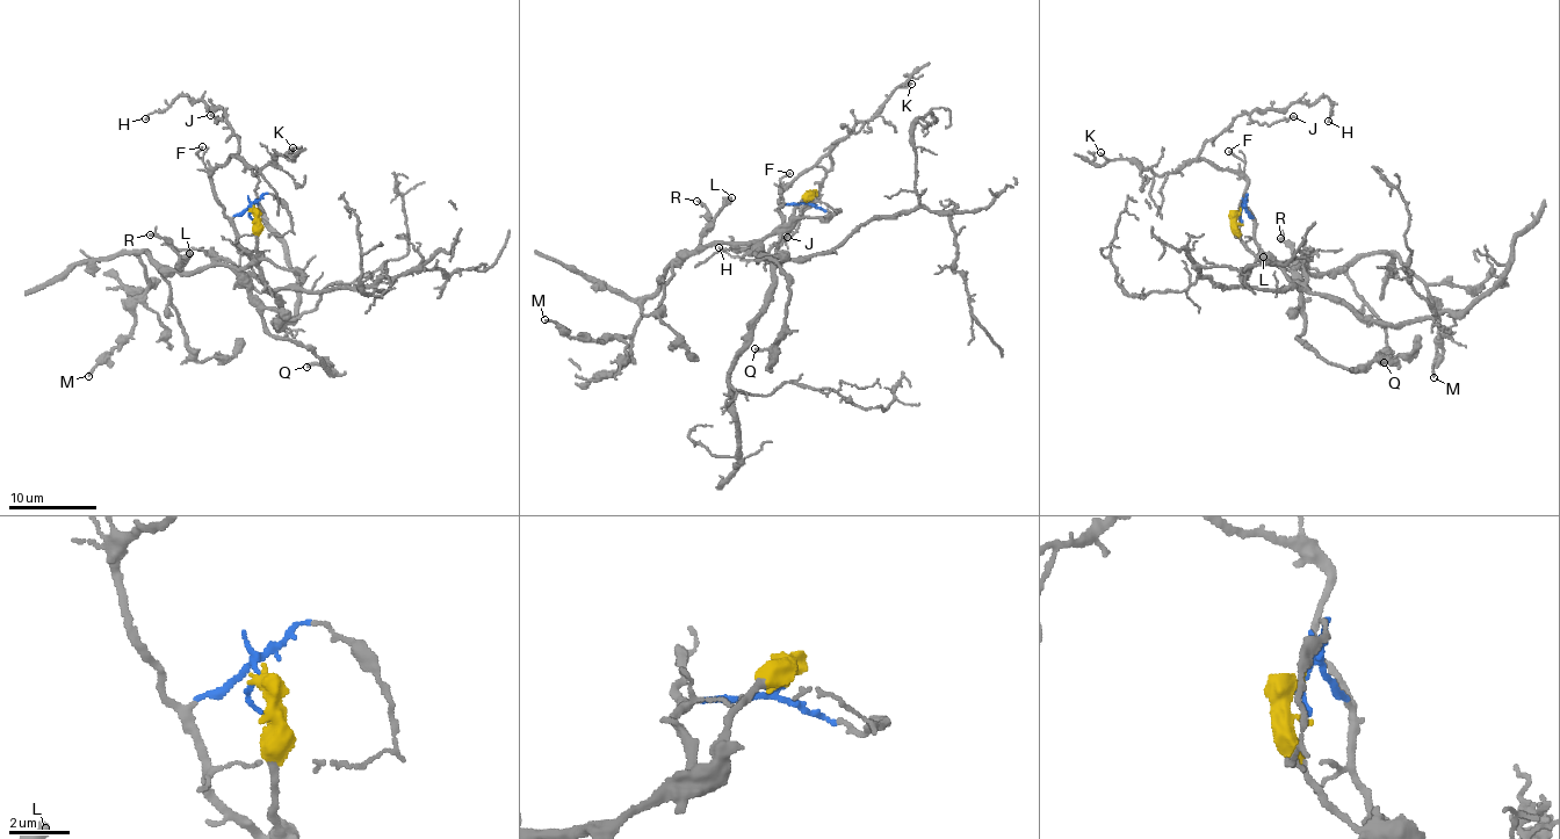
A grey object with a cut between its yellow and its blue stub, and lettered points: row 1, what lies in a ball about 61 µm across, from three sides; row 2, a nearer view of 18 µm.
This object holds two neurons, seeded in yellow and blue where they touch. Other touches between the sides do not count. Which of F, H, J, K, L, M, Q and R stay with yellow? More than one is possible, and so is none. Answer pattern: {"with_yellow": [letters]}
{"with_yellow": ["L", "M", "Q", "R"]}

